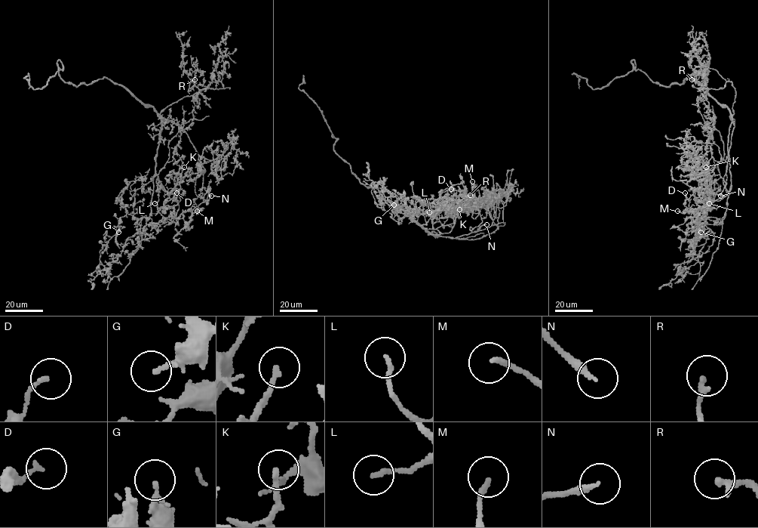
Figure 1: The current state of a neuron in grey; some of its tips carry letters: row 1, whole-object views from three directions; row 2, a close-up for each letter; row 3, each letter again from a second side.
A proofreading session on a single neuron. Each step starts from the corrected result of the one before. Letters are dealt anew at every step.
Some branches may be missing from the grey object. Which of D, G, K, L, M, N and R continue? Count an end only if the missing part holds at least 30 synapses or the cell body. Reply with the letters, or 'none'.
K, L, N

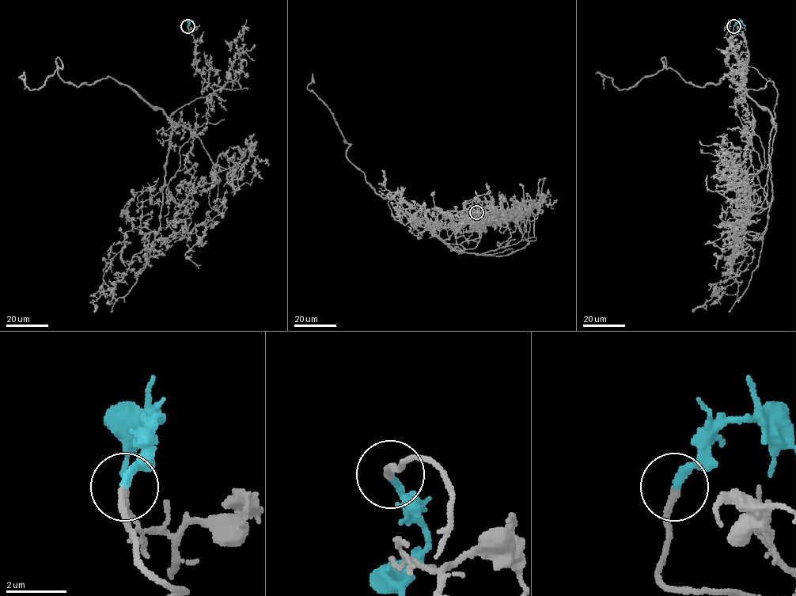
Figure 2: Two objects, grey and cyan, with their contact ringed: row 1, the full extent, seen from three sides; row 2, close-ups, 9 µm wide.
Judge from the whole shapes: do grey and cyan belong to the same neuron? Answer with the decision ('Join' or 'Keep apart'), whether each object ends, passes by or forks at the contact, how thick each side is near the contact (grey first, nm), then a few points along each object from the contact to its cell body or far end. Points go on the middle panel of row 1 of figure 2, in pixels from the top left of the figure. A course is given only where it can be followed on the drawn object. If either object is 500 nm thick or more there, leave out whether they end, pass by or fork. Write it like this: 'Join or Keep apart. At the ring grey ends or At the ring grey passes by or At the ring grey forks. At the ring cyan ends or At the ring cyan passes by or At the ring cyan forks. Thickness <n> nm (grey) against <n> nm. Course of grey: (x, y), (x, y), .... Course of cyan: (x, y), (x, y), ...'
Join. At the ring grey ends. At the ring cyan ends. Thickness 240 nm (grey) against 260 nm. Course of grey: (476, 212), (483, 227), (509, 218), (528, 244), (459, 254), (378, 195), (312, 82). Course of cyan: (476, 212), (479, 216), (477, 223)

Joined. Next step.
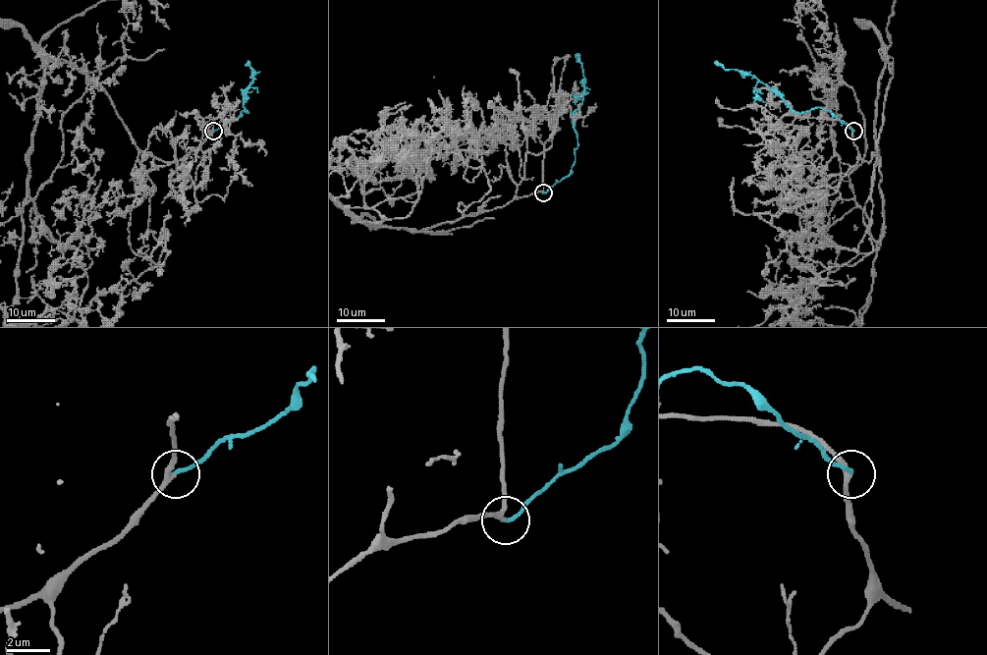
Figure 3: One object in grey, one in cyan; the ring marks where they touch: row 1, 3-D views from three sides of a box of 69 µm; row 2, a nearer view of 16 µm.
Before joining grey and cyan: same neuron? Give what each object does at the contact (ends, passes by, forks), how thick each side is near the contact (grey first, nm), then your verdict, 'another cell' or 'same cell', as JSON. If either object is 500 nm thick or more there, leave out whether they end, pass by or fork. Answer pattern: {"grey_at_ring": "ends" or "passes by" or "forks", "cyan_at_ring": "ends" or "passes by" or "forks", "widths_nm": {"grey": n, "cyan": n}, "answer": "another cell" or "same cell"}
{"grey_at_ring": "passes by", "cyan_at_ring": "ends", "widths_nm": {"grey": 220, "cyan": 160}, "answer": "same cell"}

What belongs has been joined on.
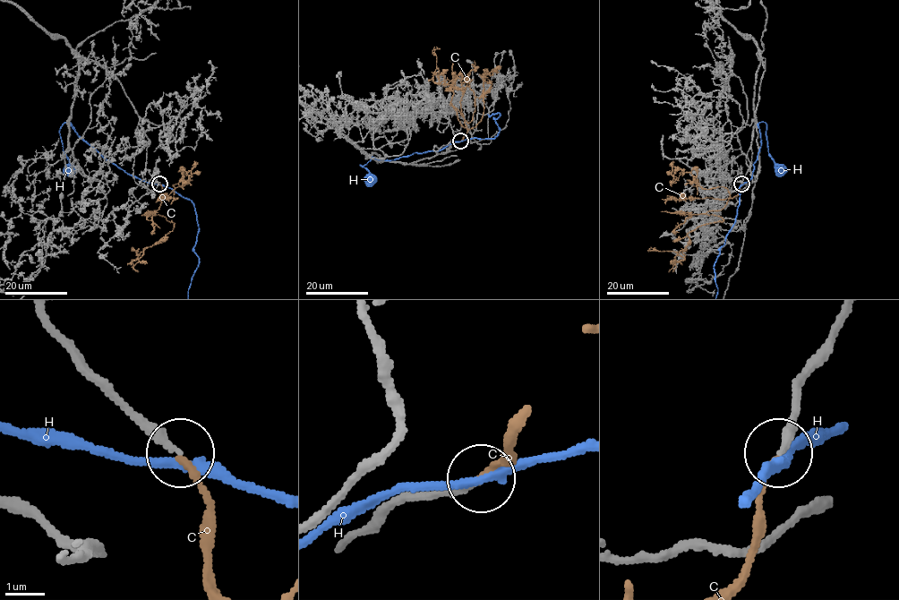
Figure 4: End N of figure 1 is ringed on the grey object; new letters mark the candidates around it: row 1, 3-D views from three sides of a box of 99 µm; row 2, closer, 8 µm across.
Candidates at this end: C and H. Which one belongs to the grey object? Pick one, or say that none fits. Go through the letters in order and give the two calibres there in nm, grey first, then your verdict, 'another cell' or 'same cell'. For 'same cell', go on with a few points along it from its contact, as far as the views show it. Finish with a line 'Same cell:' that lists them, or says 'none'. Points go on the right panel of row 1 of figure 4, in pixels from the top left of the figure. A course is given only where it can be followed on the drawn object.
C: 240/160 nm | same cell | via (741, 184), (722, 210), (706, 212), (723, 221), (687, 234), (683, 257), (649, 248)
H: 240/240 nm | another cell
Same cell: C

